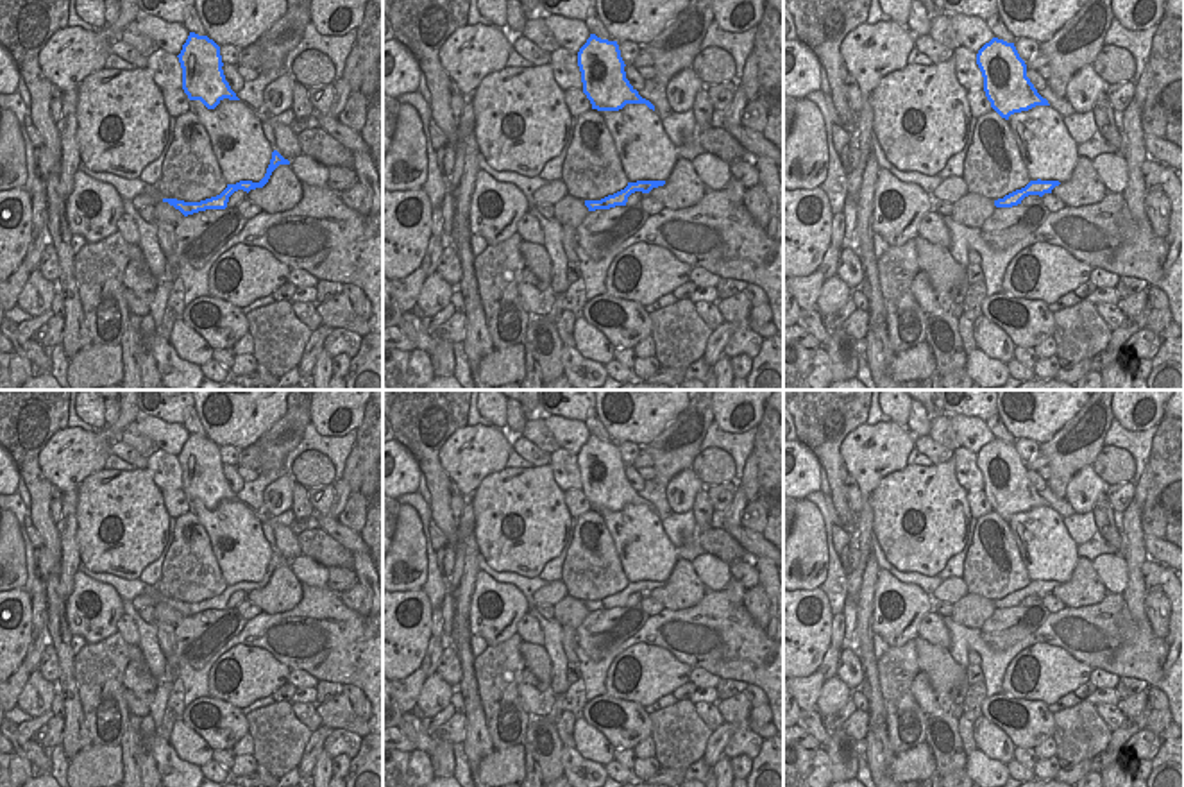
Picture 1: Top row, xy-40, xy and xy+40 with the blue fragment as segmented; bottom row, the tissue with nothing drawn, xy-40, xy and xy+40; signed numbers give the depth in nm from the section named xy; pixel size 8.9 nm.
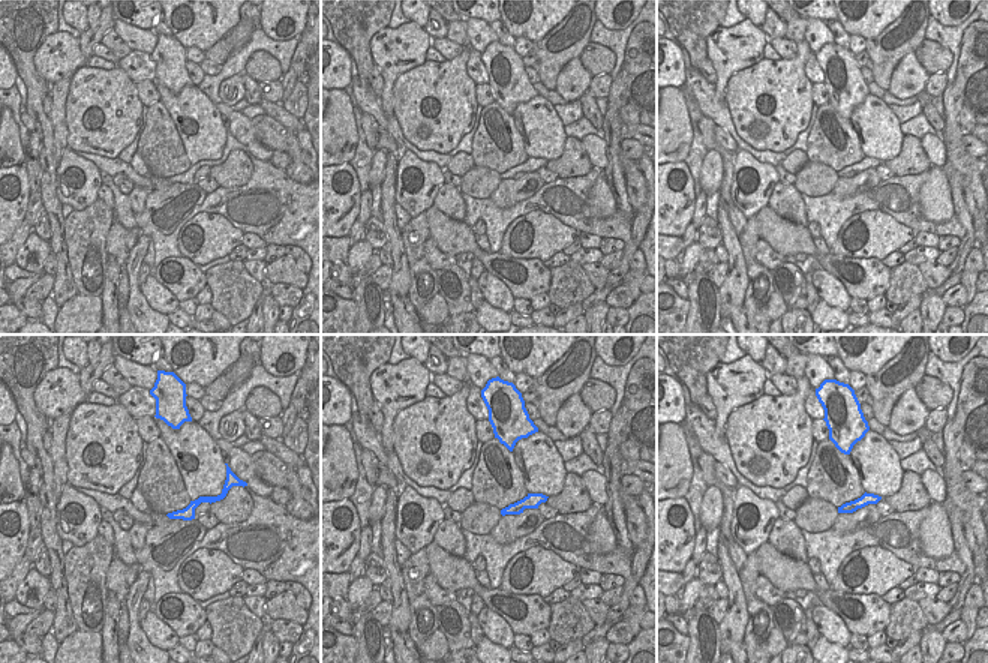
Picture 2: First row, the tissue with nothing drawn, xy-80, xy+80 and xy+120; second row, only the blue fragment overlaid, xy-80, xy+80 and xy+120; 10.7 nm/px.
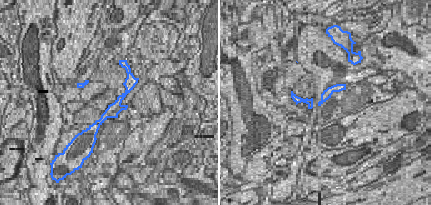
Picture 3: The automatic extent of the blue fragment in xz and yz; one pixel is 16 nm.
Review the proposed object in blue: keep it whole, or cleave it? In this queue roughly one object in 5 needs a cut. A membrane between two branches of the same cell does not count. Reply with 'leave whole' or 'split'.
leave whole

